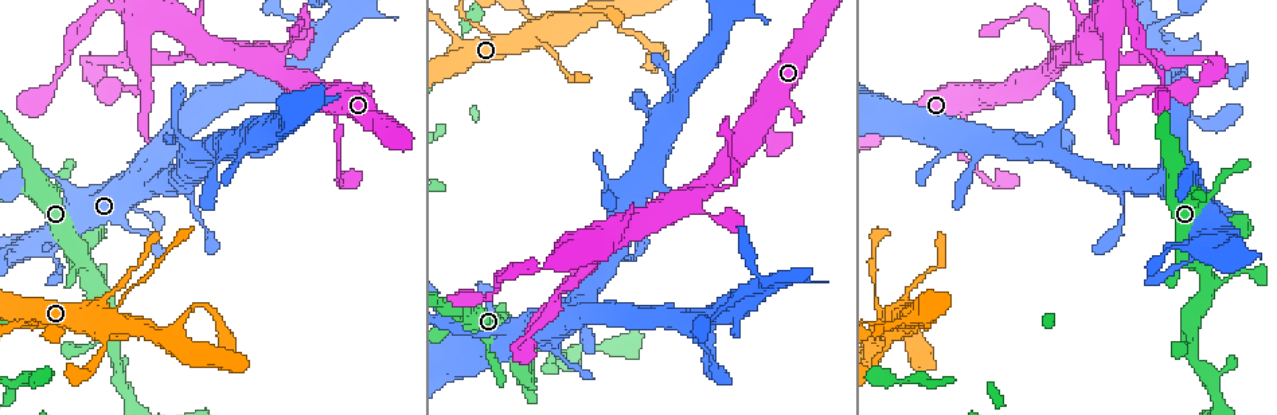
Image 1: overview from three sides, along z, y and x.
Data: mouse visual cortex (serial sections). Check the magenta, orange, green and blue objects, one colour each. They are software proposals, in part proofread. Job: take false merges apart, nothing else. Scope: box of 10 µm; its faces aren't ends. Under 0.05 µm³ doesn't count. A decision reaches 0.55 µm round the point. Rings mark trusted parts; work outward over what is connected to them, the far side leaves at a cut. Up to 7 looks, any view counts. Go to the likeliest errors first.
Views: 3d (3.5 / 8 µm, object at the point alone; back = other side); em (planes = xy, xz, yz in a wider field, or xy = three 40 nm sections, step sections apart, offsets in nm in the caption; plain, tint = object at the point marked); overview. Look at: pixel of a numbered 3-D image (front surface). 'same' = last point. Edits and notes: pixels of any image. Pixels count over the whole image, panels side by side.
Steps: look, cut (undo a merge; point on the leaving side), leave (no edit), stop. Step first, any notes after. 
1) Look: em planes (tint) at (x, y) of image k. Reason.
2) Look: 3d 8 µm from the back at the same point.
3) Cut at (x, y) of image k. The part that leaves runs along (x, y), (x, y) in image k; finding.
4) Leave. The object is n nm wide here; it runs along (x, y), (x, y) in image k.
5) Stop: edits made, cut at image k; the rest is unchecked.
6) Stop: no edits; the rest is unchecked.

Look: 3d 3.5 µm at (306, 34) of image 1. A narrow waist.

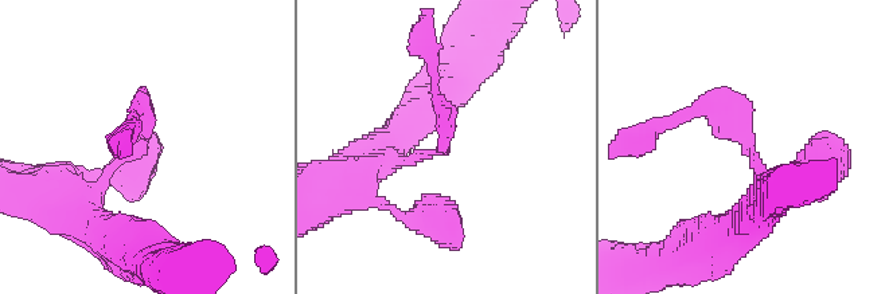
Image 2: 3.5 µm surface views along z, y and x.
Leave. The arms are 250, 250 nm wide; it runs along (753, 215), (751, 140), (722, 108), (685, 112) in image 2; continuous, no second cell.

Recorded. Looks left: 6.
Look: 3d 3.5 µm at (116, 314) of image 1. Calibre changes.

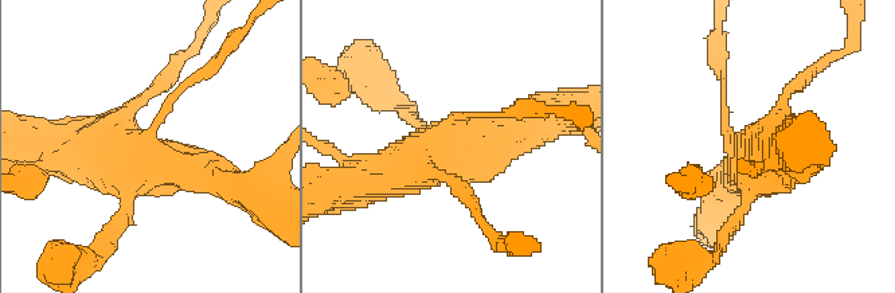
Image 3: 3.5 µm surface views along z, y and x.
Look: em xy step 2 (tint) at (447, 134) of image 3. Need the tissue.

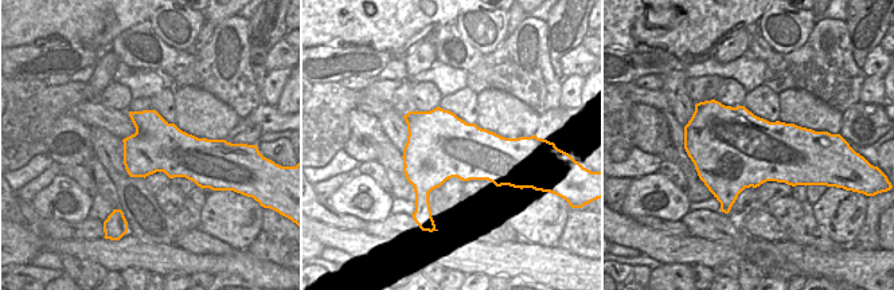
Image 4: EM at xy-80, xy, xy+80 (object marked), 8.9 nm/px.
Leave. The object is 600 nm wide here; it runs along (355, 182), (524, 127) in image 3; continuous, no second cell.

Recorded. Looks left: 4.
Look: 3d 3.5 µm from the back at (77, 254) of image 1. Branch point.

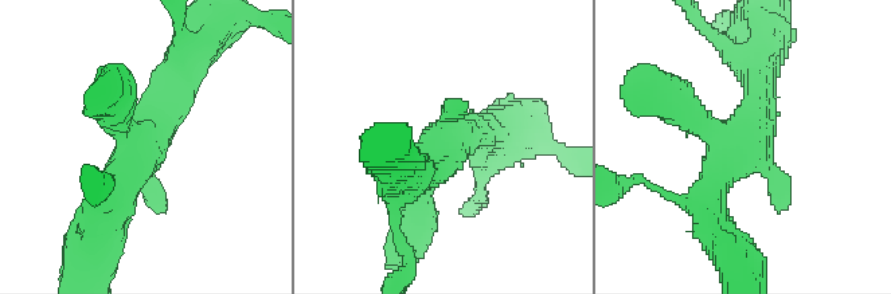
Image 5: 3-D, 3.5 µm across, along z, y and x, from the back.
Look: em xy step 2 (tint) at (136, 150) of image 5. Shape alone is not enough.

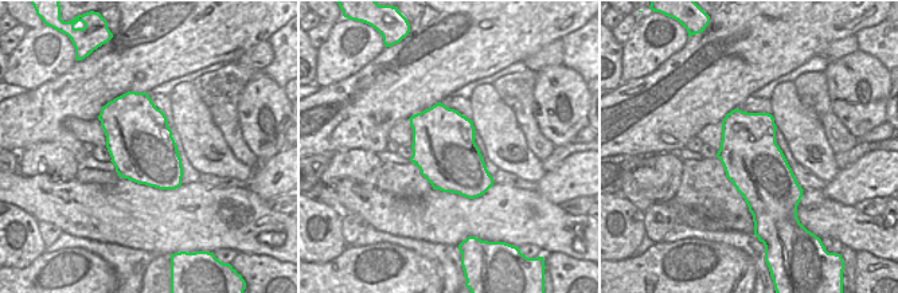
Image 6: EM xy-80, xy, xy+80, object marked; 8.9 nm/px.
Leave. It runs along (184, 77), (97, 220) in image 5; continuous, no second cell.

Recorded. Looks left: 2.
Stop: no edits; the rest is unchecked.

